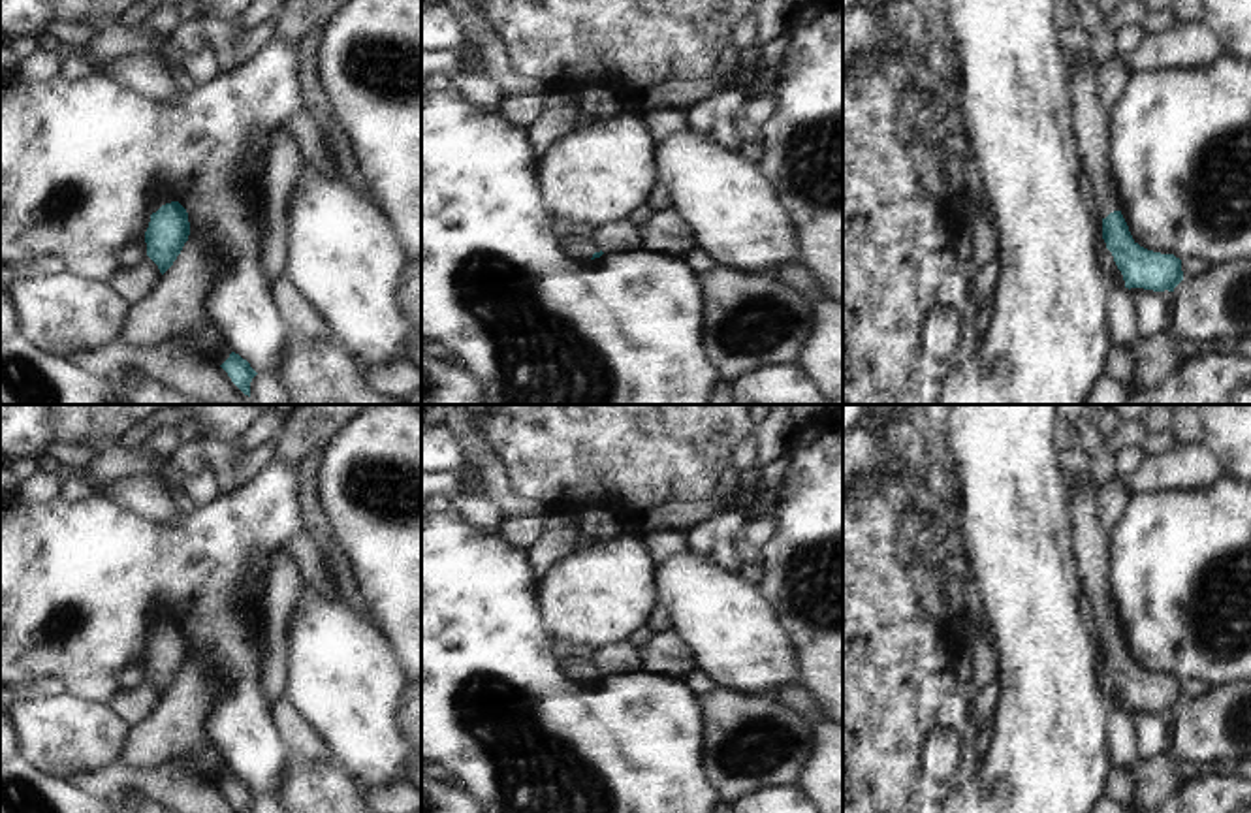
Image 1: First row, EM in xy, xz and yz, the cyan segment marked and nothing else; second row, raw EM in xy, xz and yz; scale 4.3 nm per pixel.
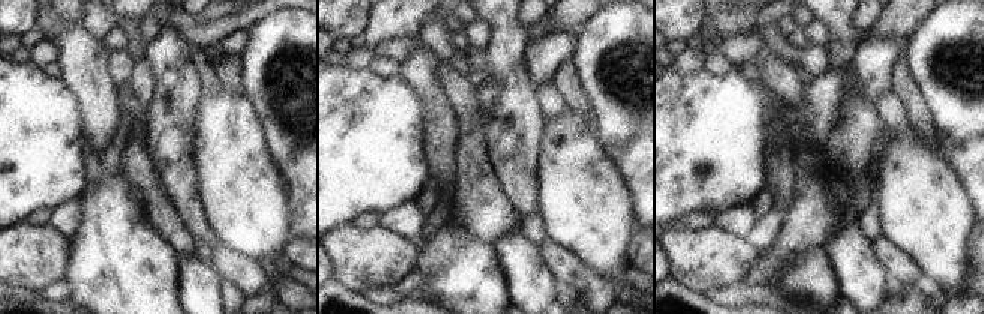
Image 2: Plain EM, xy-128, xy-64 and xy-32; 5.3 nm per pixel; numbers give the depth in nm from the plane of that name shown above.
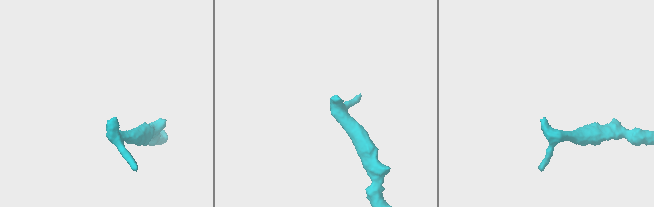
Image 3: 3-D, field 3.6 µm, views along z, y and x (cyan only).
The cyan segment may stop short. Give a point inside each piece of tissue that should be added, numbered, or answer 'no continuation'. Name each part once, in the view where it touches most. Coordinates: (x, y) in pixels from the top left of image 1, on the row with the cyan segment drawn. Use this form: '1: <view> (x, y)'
1: xy (164, 194)

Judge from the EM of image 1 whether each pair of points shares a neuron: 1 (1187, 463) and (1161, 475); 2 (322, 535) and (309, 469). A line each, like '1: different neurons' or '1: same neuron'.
1: same neuron
2: same neuron

